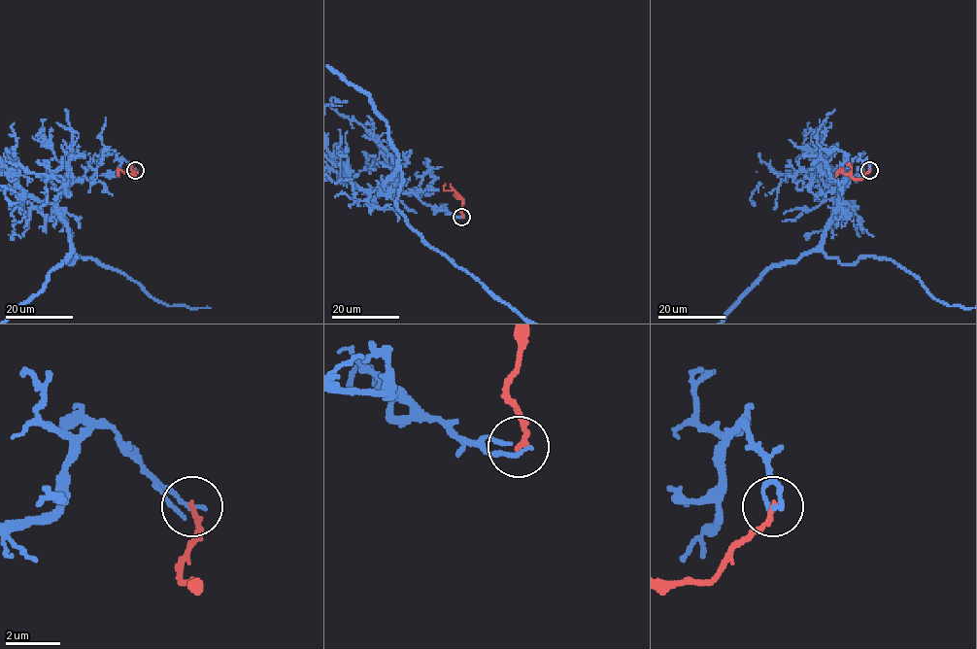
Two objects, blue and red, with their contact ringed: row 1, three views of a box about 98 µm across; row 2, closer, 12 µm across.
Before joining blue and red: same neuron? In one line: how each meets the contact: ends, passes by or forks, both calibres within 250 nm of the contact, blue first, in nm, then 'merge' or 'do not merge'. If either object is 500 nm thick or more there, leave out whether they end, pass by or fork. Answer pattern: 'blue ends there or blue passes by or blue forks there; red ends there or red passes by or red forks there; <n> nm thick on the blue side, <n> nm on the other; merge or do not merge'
blue ends there; red ends there; 170 nm thick on the blue side, 190 nm on the other; do not merge

